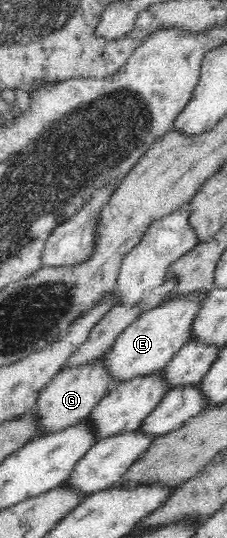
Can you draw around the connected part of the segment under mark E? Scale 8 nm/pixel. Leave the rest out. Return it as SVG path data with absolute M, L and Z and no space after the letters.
M194 292L181 300L165 302L153 309L145 310L129 327L126 327L114 341L113 347L100 359L105 372L116 383L132 380L135 376L145 376L161 372L172 357L191 339L192 323L199 313L207 292Z

